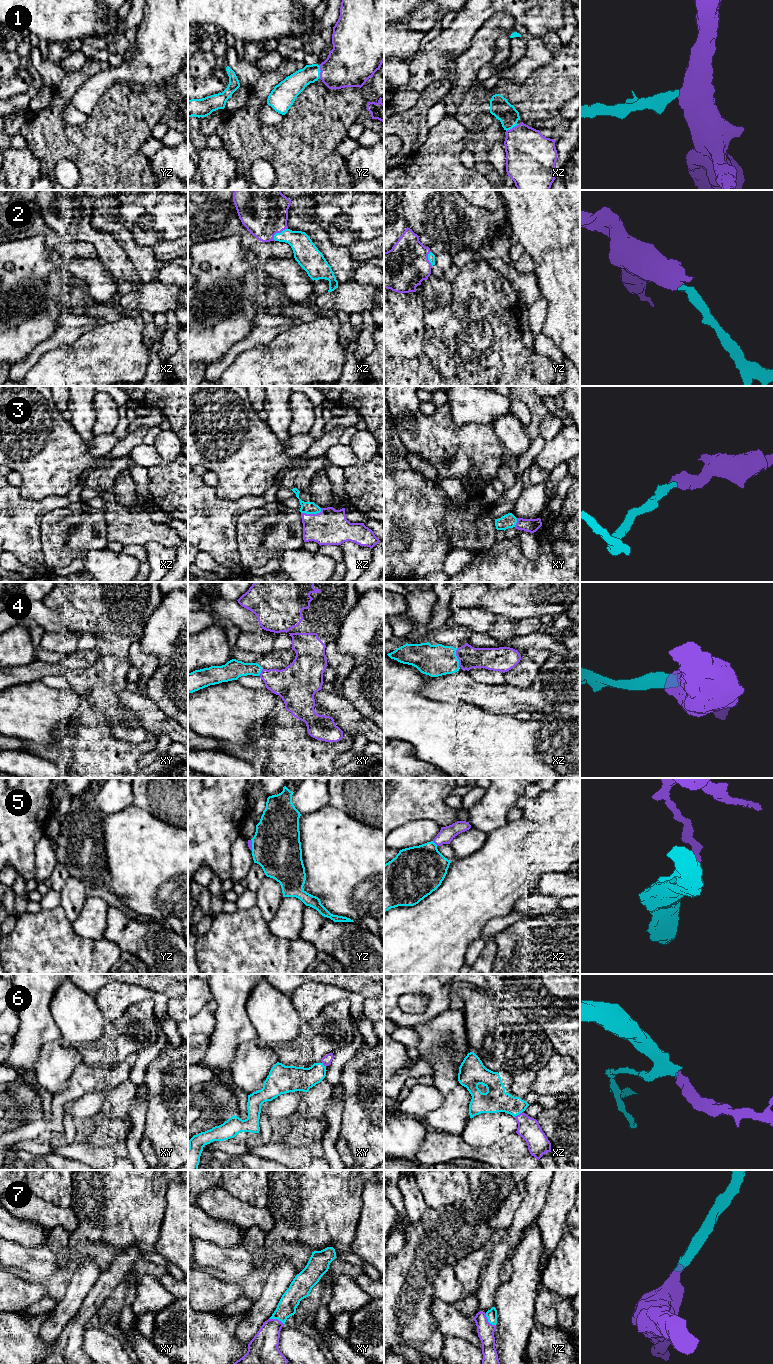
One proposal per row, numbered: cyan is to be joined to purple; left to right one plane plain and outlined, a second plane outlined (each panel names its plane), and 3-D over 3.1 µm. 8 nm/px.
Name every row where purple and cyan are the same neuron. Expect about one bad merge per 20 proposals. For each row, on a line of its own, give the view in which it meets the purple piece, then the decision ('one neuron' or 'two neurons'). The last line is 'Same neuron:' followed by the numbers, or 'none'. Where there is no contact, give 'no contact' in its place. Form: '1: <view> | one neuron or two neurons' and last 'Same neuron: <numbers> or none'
1: yz | one neuron
2: xz | one neuron
3: xz | one neuron
4: xz | one neuron
5: xz | two neurons
6: xz | one neuron
7: yz | one neuron
Same neuron: 1, 2, 3, 4, 6, 7

